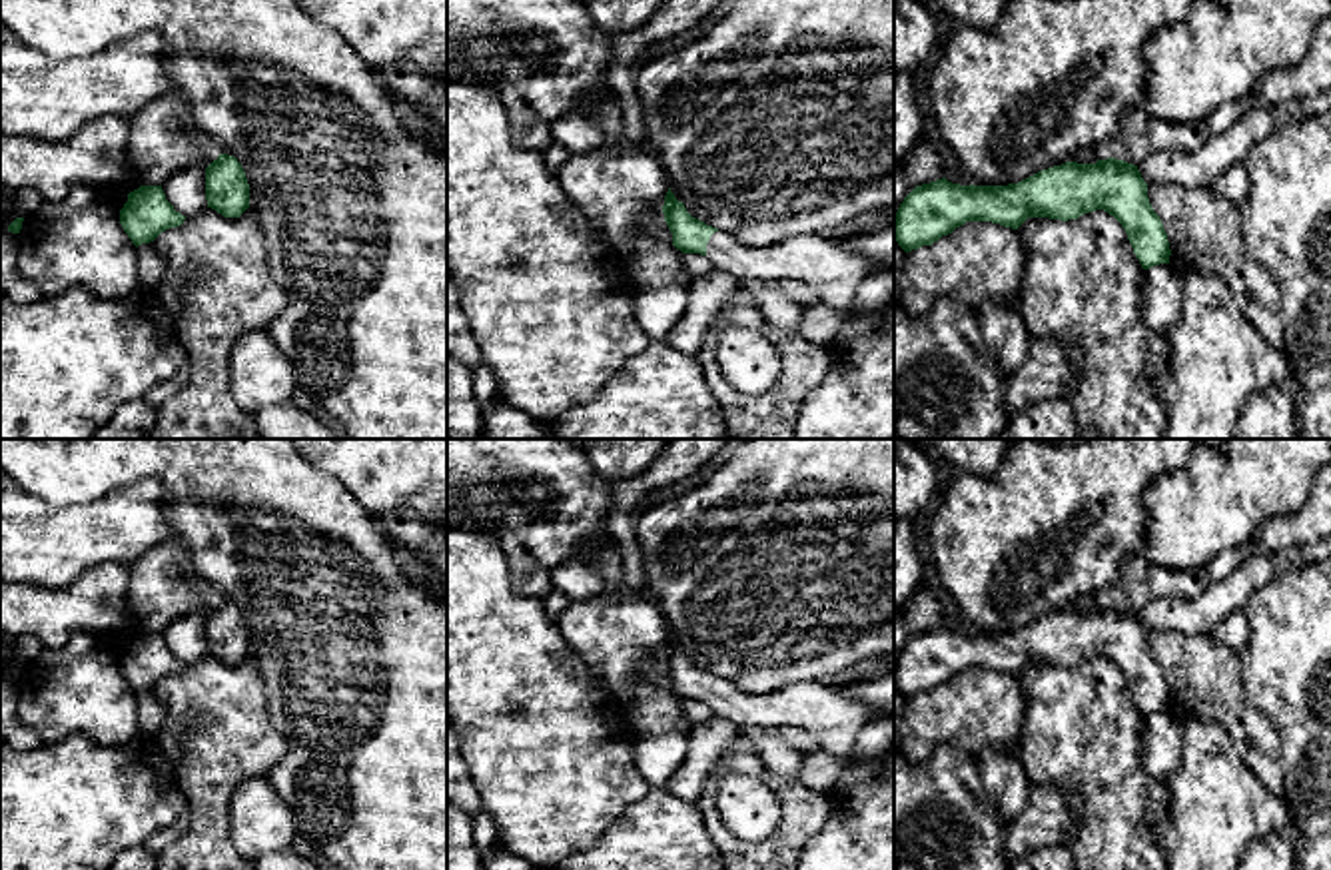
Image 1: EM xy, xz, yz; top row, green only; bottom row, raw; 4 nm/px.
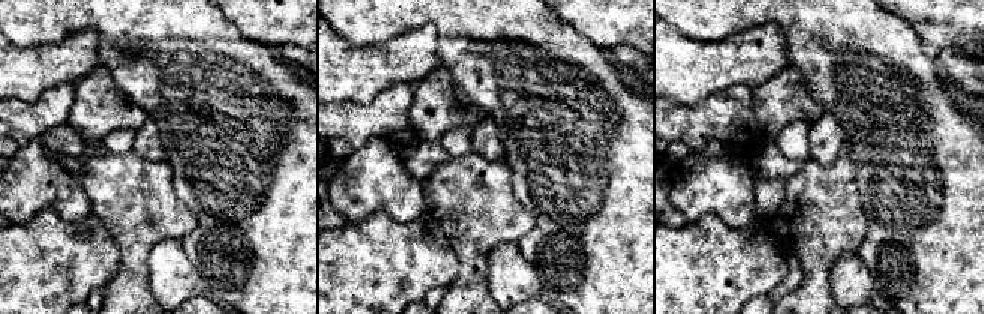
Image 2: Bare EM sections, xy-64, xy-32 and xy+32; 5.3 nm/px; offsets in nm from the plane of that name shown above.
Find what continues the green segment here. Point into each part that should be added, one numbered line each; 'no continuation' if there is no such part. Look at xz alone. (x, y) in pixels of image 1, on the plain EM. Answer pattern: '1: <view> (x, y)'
1: xz (835, 719)

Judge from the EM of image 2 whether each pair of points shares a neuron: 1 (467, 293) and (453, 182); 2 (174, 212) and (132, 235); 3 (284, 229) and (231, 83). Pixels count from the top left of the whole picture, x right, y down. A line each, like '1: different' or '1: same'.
1: same
2: same
3: same

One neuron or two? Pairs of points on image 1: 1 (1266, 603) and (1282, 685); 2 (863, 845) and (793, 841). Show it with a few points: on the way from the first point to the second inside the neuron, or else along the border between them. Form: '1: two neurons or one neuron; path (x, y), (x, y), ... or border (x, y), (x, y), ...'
1: one neuron; path (1282, 623), (1282, 665)
2: two neurons; border (827, 797), (827, 823), (803, 849)

